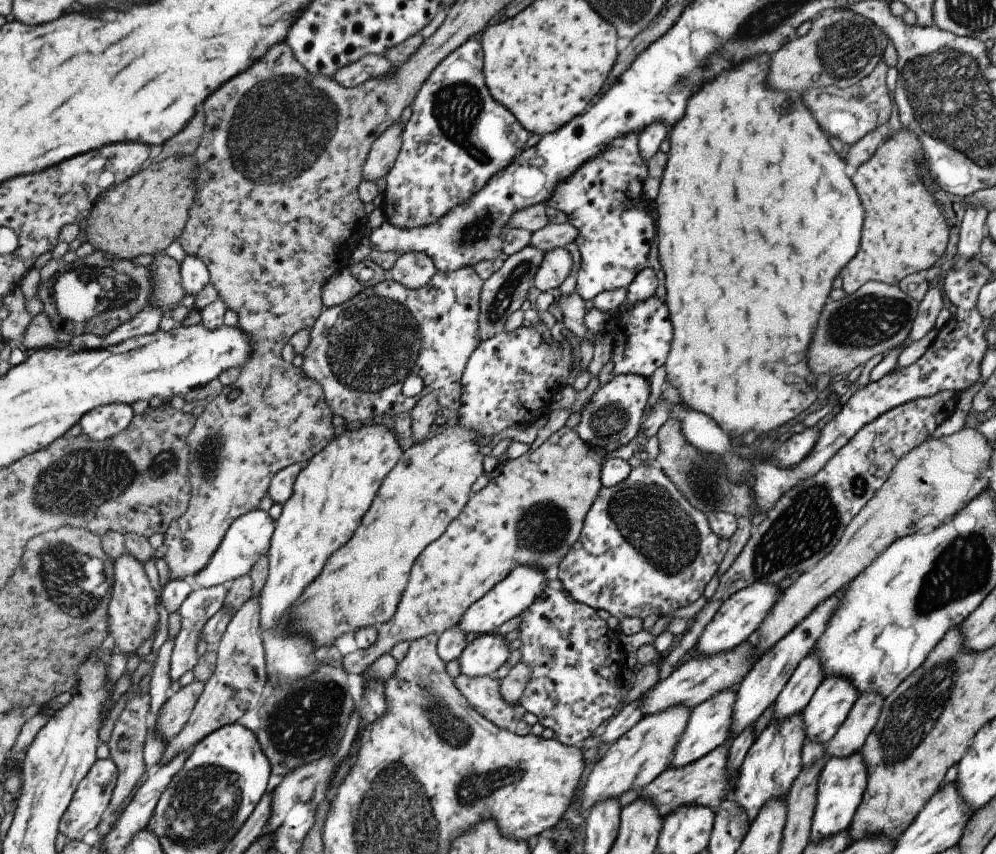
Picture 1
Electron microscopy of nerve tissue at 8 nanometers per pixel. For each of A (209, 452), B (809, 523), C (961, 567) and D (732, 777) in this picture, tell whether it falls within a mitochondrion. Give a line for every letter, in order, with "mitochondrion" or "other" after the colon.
A: mitochondrion
B: mitochondrion
C: mitochondrion
D: other

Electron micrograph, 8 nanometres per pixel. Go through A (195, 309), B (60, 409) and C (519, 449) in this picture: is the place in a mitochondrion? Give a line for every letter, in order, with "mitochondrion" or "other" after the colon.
A: other
B: other
C: other

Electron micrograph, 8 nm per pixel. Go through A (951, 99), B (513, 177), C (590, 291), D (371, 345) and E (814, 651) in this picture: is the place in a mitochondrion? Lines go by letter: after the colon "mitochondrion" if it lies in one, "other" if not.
A: mitochondrion
B: other
C: other
D: mitochondrion
E: other

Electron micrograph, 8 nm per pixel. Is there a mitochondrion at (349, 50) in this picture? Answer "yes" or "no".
no

